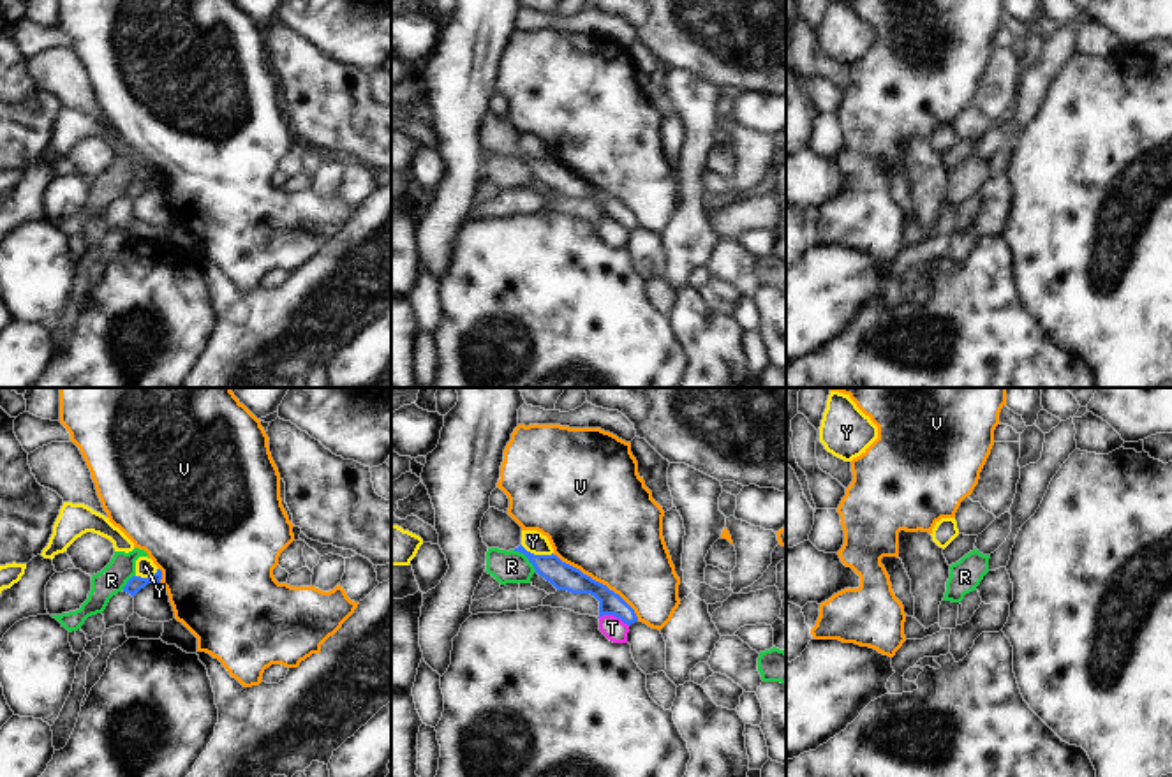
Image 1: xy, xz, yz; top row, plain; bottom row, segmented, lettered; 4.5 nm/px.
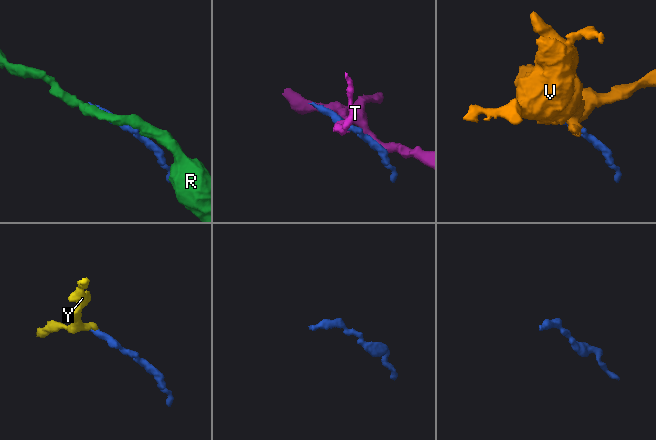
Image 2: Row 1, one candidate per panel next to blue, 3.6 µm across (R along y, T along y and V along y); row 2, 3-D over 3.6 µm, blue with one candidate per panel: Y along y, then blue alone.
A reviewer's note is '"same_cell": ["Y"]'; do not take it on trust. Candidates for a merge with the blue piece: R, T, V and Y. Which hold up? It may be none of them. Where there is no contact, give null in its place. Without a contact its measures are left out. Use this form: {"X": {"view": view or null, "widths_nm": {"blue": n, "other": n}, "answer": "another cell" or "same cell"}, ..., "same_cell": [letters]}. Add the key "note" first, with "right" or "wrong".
{"note": "wrong", "R": {"view": "xz", "widths_nm": {"blue": 120, "other": 150}, "answer": "another cell"}, "T": {"view": "xz", "widths_nm": {"blue": 110, "other": 100}, "answer": "another cell"}, "V": {"view": "xz", "widths_nm": {"blue": 120, "other": 460}, "answer": "another cell"}, "Y": {"view": "xz", "widths_nm": {"blue": 120, "other": 100}, "answer": "another cell"}, "same_cell": []}

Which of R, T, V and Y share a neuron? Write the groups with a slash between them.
R / T / V / Y

